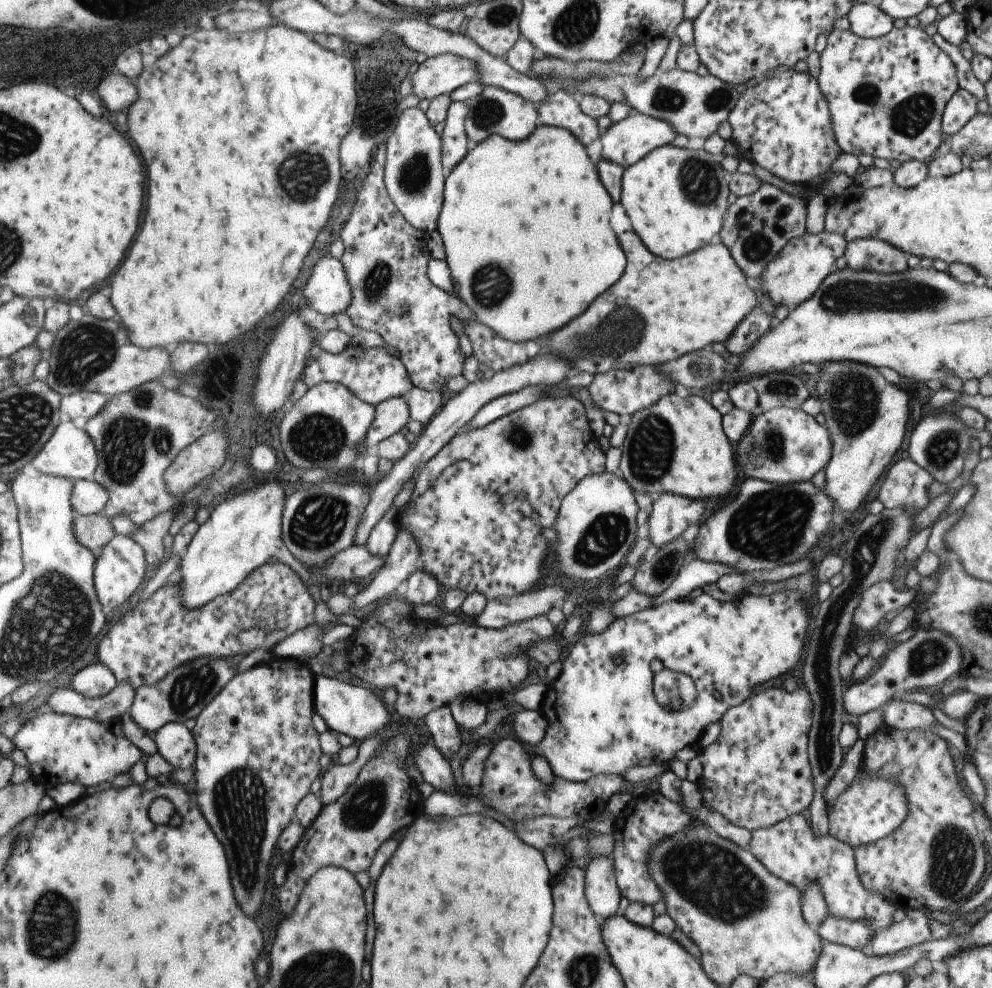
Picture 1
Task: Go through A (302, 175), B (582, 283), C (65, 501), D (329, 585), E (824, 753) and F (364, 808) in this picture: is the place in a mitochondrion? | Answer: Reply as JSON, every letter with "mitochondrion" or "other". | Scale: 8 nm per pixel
{"A":"mitochondrion","B":"other","C":"other","D":"other","E":"mitochondrion","F":"mitochondrion"}

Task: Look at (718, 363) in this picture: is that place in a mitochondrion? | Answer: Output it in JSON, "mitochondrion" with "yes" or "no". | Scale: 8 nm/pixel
{"mitochondrion":"no"}

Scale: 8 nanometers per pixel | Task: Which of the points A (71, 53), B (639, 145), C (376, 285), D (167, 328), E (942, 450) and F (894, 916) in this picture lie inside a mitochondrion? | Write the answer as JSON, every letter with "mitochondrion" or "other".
{"A":"other","B":"other","C":"mitochondrion","D":"other","E":"mitochondrion","F":"other"}

